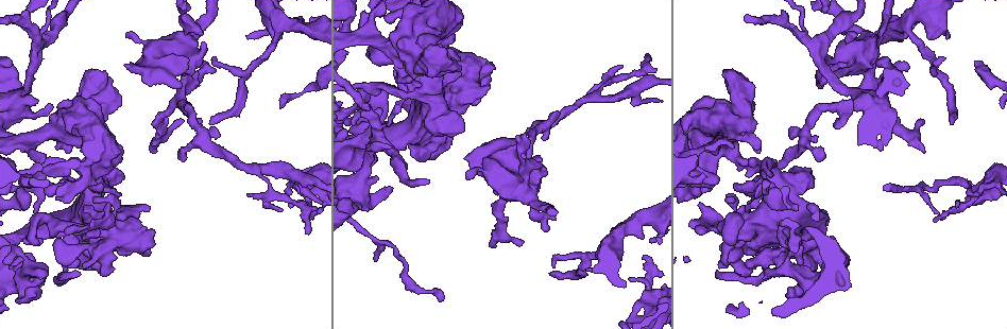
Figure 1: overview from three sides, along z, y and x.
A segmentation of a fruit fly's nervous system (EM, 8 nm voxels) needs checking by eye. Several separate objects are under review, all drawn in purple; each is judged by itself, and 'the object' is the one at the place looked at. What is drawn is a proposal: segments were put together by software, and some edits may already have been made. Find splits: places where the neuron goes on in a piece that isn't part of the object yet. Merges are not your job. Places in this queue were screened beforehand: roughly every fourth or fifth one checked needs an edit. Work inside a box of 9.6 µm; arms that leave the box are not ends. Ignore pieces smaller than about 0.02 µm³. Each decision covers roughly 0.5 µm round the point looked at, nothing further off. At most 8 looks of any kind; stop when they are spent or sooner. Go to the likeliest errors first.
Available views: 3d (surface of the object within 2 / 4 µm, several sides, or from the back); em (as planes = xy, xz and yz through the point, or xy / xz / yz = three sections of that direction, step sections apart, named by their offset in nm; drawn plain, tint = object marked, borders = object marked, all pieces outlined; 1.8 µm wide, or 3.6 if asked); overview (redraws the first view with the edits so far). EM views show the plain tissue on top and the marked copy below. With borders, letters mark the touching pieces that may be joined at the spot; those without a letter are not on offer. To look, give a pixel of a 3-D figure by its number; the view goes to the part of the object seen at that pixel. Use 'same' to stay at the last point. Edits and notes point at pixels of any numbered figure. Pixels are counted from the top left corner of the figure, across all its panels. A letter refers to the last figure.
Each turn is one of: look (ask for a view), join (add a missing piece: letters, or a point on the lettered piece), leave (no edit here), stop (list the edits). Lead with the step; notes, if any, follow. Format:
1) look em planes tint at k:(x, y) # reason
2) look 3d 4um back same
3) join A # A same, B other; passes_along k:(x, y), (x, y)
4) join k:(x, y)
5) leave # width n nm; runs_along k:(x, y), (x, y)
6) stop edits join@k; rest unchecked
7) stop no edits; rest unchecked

look em planes borders at 1:(951, 122) # free end

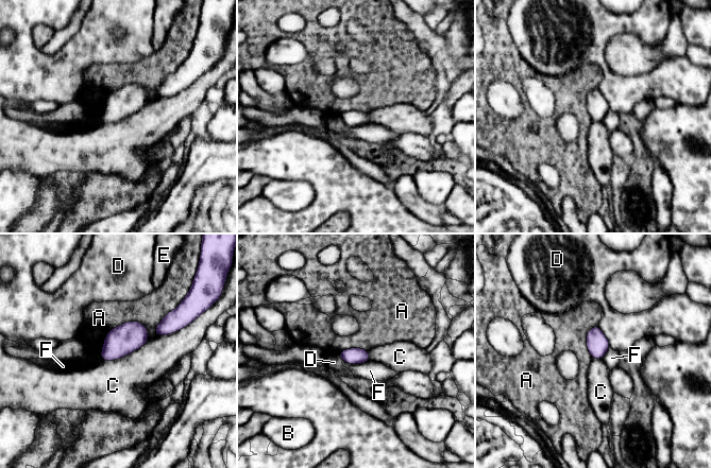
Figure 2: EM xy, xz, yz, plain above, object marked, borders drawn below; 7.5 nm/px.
leave # A other, B other, C other, D other, E other, F other; none of them fits

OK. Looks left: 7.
look em planes tint at 1:(934, 221) # an open end

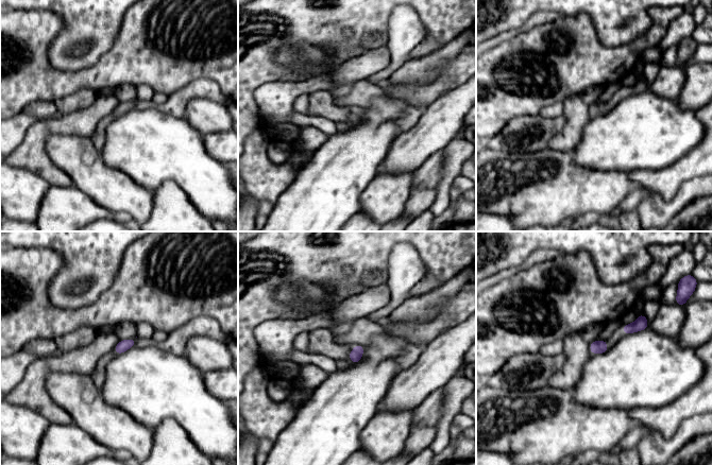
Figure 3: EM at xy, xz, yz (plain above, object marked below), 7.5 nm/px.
look em planes borders same

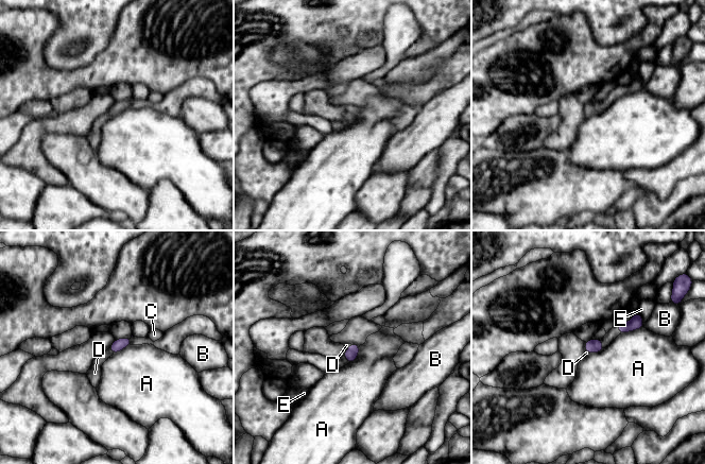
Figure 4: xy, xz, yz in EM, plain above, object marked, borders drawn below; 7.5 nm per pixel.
join D # A other, B other, C other, D same, E other; passes_along 4:(118, 344), (110, 350), (95, 373); the neuron continues

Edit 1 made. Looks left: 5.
stop edits join@4; rest unchecked

